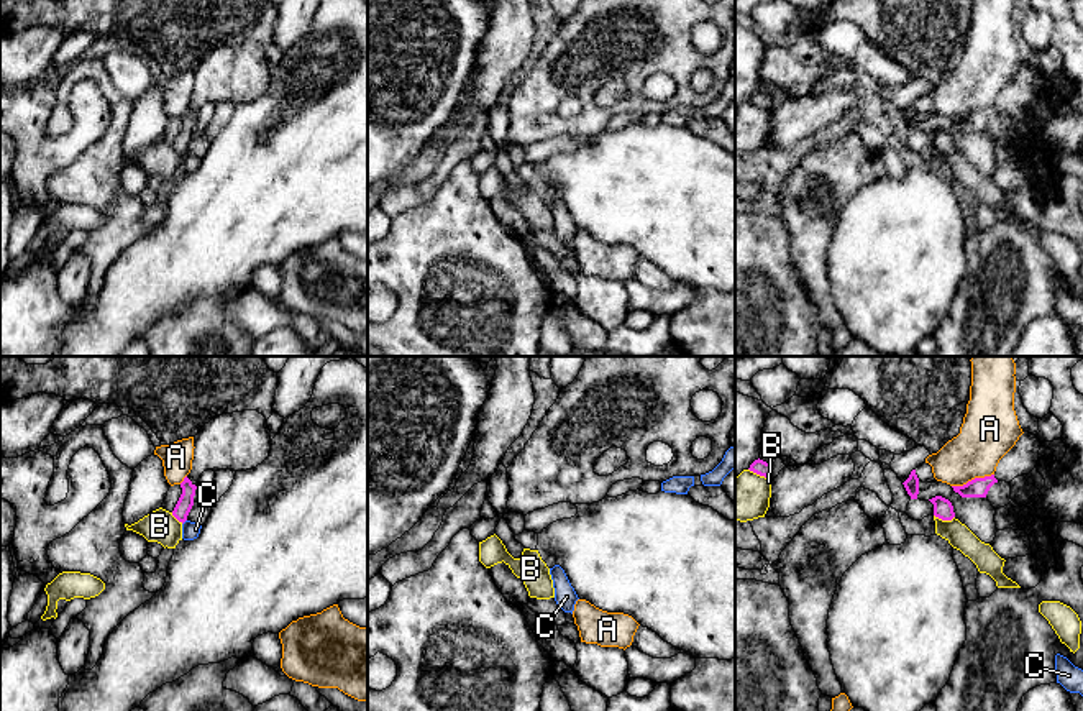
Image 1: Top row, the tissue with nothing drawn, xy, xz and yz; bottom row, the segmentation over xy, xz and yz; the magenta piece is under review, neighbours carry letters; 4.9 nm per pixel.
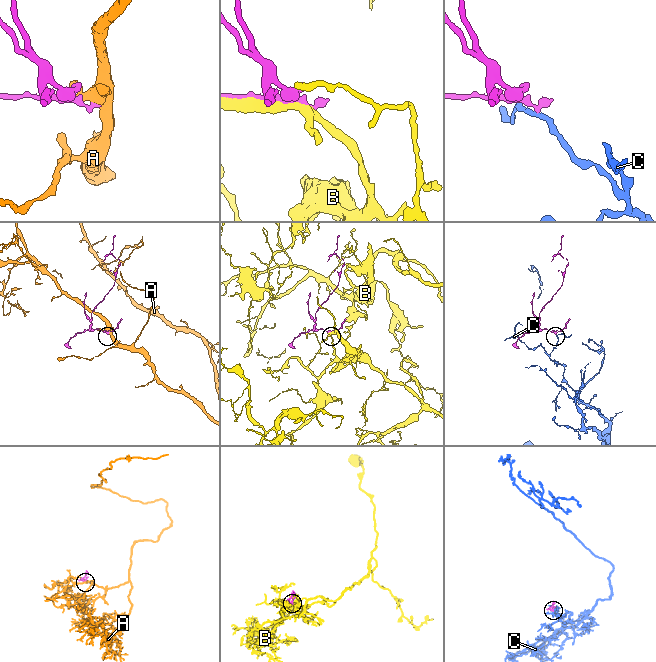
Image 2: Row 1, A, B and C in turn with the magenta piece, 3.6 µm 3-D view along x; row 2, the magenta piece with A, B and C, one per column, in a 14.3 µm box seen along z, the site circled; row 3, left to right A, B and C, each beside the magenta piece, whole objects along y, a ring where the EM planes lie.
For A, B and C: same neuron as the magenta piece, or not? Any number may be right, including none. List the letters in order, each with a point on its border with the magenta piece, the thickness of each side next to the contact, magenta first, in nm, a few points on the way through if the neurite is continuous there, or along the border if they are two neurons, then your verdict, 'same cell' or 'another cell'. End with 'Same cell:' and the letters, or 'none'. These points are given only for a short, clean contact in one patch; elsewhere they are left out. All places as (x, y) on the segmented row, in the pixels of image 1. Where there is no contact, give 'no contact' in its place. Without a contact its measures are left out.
A: meets magenta in yz at (972, 480); 100 nm thick on the magenta side, 280 nm on the other; border along yz (993, 473), (952, 486); another cell
B: meets magenta in yz at (944, 519); 100 nm thick on the magenta side, 120 nm on the other; another cell
C: meets magenta in xy at (184, 521); 80 nm thick on the magenta side, 90 nm on the other; border along xy (186, 519), (182, 524); another cell
Same cell: none

